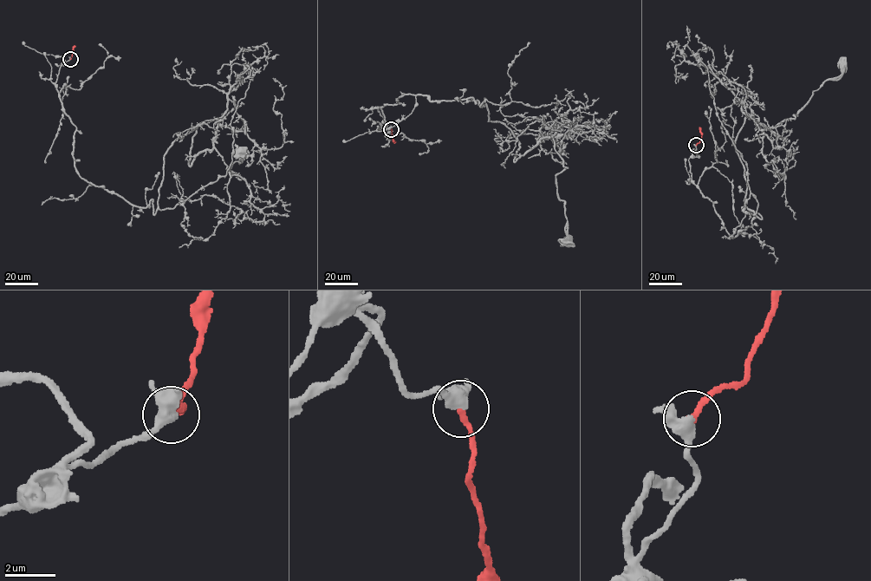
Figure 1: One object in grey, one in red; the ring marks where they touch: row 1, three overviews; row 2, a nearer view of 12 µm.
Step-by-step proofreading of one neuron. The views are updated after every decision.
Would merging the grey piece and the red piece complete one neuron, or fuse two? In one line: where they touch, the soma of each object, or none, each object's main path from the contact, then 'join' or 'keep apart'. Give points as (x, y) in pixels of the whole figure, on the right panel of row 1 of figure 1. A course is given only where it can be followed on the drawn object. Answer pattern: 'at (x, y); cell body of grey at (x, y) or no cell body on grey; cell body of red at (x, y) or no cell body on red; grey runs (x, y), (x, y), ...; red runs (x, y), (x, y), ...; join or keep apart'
at (696, 145); cell body of grey at (841, 64); no cell body on red; grey runs (696, 145), (732, 238), (762, 218), (746, 118), (783, 139), (756, 122), (841, 65); red runs (696, 145), (701, 137), (699, 127); join

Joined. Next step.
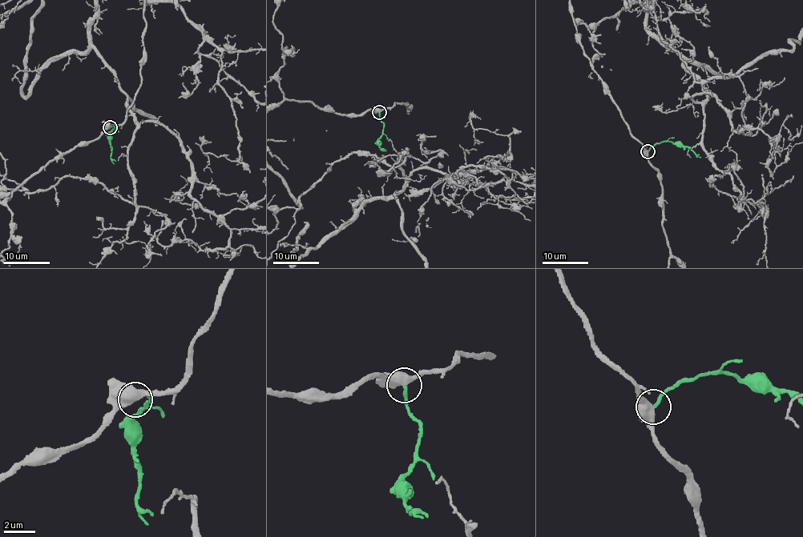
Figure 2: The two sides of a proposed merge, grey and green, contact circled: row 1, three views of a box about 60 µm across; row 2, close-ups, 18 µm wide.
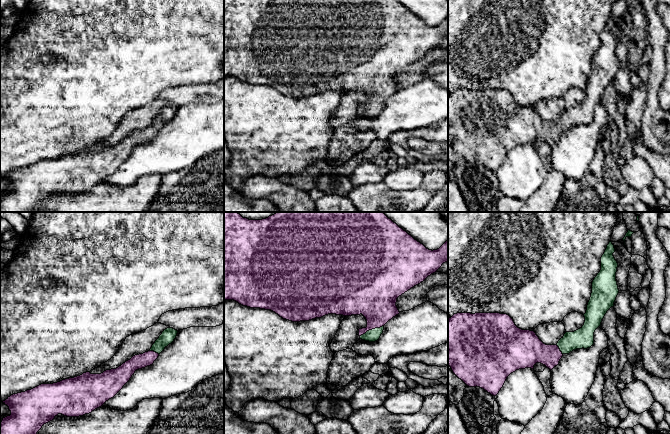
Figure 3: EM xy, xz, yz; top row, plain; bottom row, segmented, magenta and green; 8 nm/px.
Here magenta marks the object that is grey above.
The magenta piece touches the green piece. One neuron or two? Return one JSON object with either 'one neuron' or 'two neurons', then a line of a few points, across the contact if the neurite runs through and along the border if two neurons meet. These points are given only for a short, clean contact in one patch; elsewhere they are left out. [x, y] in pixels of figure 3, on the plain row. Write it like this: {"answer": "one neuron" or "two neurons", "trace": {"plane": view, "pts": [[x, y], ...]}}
{"answer": "one neuron", "trace": {"plane": "xz", "pts": [[374, 74], [371, 105], [373, 111]]}}

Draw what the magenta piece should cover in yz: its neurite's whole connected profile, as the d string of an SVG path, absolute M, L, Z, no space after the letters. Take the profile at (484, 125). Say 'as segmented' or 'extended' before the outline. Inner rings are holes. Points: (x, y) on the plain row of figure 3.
extended; M610 17L604 30L601 33L601 46L592 58L592 69L584 90L584 101L574 107L566 108L556 121L544 120L534 107L522 106L518 104L513 95L507 90L500 89L457 89L448 95L448 141L453 149L469 163L480 163L496 172L503 163L507 153L519 145L534 144L536 139L541 139L552 146L559 140L564 130L569 130L576 125L587 125L594 120L594 108L601 102L602 95L607 87L614 82L614 78L619 69L616 48L618 39L613 29L614 21Z

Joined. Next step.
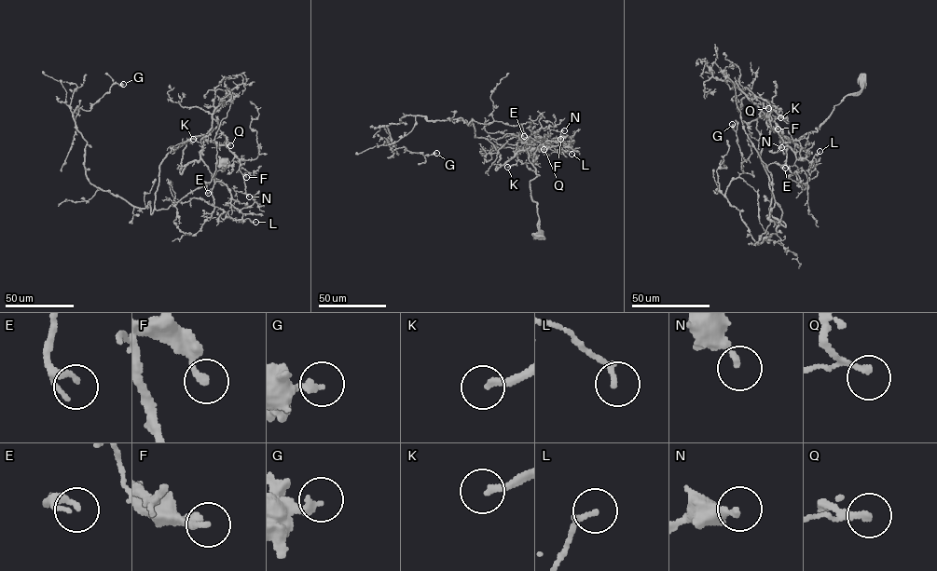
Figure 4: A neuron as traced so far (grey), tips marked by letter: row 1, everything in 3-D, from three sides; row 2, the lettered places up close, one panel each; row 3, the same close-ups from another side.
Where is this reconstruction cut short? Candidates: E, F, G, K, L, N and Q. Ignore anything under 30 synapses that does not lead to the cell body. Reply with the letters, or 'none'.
K, Q

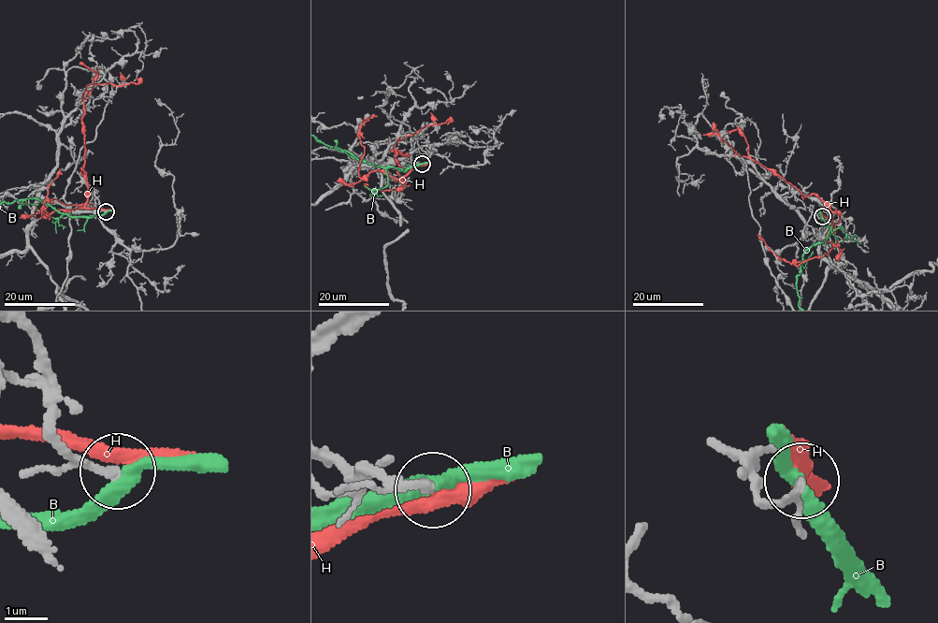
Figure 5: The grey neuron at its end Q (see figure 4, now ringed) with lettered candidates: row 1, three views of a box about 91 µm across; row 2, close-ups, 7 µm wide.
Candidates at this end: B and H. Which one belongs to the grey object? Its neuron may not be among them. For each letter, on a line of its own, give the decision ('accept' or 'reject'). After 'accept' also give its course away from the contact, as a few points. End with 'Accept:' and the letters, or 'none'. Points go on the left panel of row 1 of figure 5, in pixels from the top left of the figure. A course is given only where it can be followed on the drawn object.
B: reject
H: reject
Accept: none

